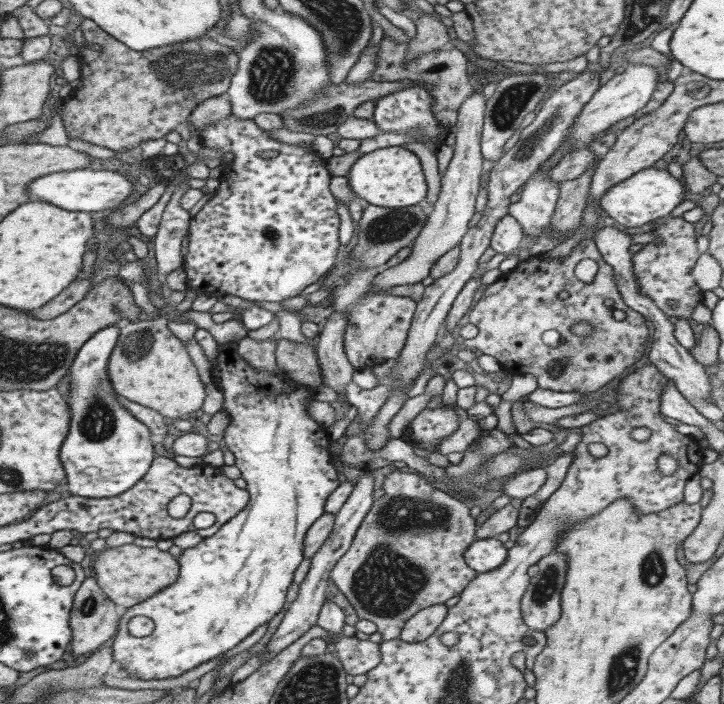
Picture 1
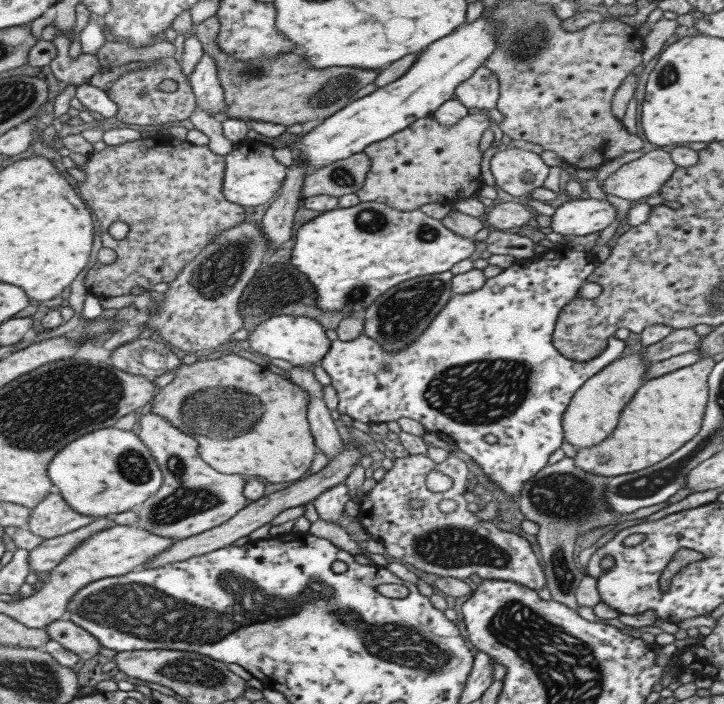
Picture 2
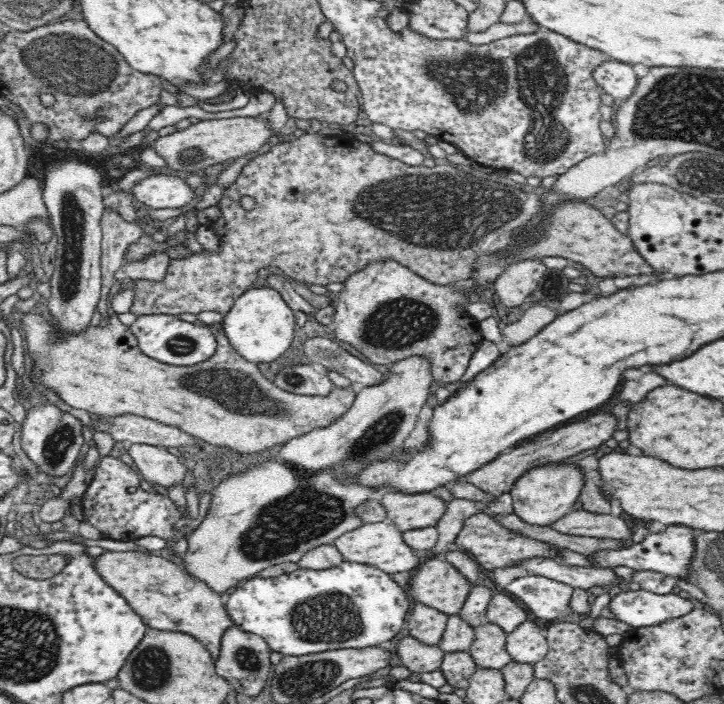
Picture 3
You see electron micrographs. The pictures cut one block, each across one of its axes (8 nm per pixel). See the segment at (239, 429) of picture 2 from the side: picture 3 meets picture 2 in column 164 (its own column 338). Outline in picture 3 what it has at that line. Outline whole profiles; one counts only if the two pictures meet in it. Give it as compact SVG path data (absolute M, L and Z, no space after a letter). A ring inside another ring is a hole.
M25 314L20 323L26 333L30 356L36 361L39 375L37 380L51 386L58 396L72 408L80 408L100 416L136 415L158 424L178 428L188 435L200 439L212 446L234 450L238 454L252 454L268 450L276 444L284 444L305 436L316 428L326 428L334 424L348 412L360 386L340 387L333 385L326 396L306 396L286 392L266 379L256 363L245 360L230 344L224 333L224 322L217 324L216 354L210 360L194 366L172 366L160 363L145 356L137 347L136 338L128 326L120 324L118 318L110 320L104 328L88 328L84 334L59 338L53 332L53 326L46 322L41 314Z

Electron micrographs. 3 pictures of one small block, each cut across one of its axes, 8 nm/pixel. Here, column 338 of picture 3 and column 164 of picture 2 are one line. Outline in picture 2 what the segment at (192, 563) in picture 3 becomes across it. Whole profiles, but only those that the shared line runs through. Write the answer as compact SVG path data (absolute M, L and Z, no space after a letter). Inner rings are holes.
M151 411L139 418L137 437L155 458L162 483L157 492L139 506L137 522L131 525L157 536L180 540L223 524L250 501L242 493L245 476L223 474L211 468L199 456L193 437L179 432L167 421Z

